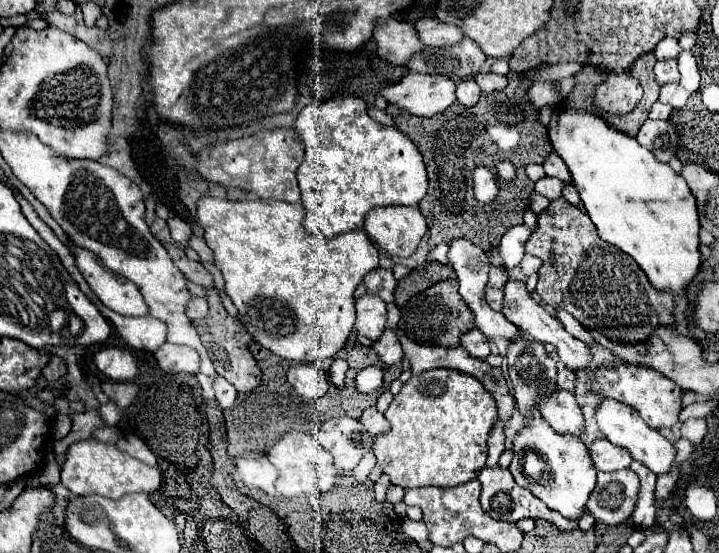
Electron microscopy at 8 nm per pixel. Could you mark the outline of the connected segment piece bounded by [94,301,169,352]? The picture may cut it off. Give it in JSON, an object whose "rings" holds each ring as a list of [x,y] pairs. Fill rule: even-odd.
{"rings":[[[100,301],[94,302],[105,318],[109,318],[119,336],[131,346],[131,348],[141,348],[141,350],[157,350],[159,344],[165,342],[167,336],[167,322],[153,318],[153,316],[141,316],[141,318],[129,318],[129,316],[119,316],[113,310],[107,308]]]}

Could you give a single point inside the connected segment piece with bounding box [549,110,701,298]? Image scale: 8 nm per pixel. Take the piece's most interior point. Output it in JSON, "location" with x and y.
{"location":[640,205]}

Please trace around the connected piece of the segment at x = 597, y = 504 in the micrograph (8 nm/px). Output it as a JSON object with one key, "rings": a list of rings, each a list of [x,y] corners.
{"rings":[[[627,468],[619,472],[597,472],[597,486],[587,510],[609,526],[623,524],[639,500],[639,476]]]}

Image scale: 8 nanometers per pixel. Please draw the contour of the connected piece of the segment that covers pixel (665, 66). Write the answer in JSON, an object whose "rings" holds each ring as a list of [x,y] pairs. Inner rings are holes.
{"rings":[[[661,60],[655,64],[655,76],[657,82],[669,84],[669,82],[679,82],[679,70],[677,70],[677,60]]]}

